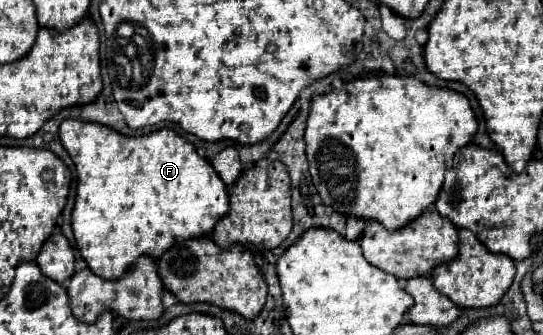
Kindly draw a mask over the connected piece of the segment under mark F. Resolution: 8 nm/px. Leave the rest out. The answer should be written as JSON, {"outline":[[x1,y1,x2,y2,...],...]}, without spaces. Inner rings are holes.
{"outline":[[69,118,69,120,63,120,63,124,59,126,59,138,61,138,61,144,65,146,65,150,69,152,69,156,75,162,75,168,77,168,77,196,75,196,75,208,73,208,73,214,71,214,71,226,73,226,75,242,77,242,77,248,79,248,83,260,87,262,87,266,97,276,103,276,103,278,119,278,123,272,127,272,127,268,141,254,147,254,151,258,159,258,167,248,171,248,171,244,175,244,179,240,187,240,187,238,195,238,195,236,207,236,211,232,211,228,215,226,215,222,221,216,227,214,229,196,227,196,225,182,219,178,219,174,215,172,213,166,205,158,201,158,197,154,197,150,193,148,191,142,187,142,185,138,181,138,179,134,175,134,169,128,161,128,161,130,155,130,151,134,145,134,145,136,123,136,123,134,115,132,113,128,103,126,103,124,83,122,83,120]]}

